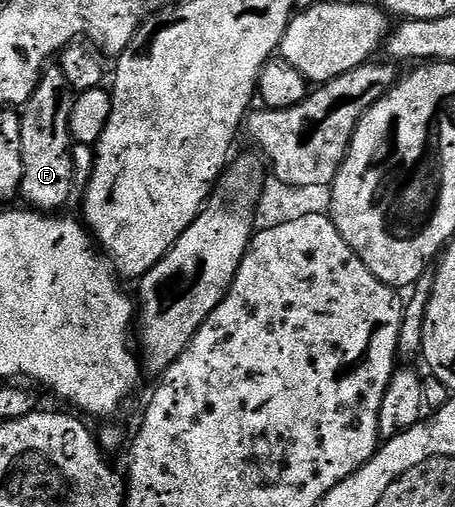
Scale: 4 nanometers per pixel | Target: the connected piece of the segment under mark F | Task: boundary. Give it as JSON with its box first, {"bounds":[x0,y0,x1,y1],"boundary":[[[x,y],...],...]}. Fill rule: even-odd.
{"bounds":[20,67,75,214],"boundary":[[[50,67],[43,72],[36,91],[21,106],[24,179],[20,197],[35,211],[53,214],[65,210],[62,208],[70,201],[74,189],[74,157],[69,153],[72,149],[70,116],[75,96],[61,68]]]}

